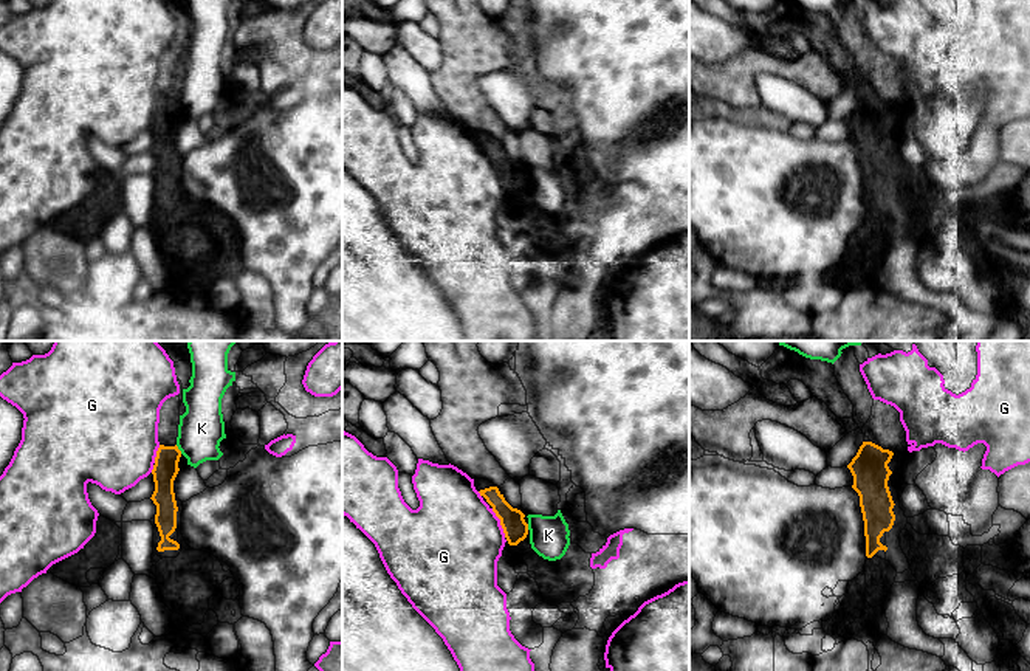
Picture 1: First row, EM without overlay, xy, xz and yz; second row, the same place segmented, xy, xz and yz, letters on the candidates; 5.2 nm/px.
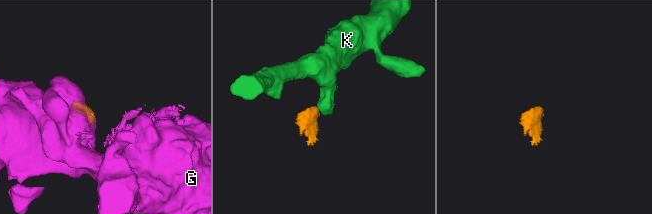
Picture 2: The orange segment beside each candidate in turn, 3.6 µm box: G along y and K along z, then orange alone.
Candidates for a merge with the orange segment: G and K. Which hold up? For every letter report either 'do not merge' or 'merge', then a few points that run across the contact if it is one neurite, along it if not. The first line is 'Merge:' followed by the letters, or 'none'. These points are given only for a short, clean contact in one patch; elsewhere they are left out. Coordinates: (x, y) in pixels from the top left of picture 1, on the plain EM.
Merge: none
G: do not merge; line xz (491, 161), (505, 189)
K: do not merge; line xy (175, 98), (181, 106)

